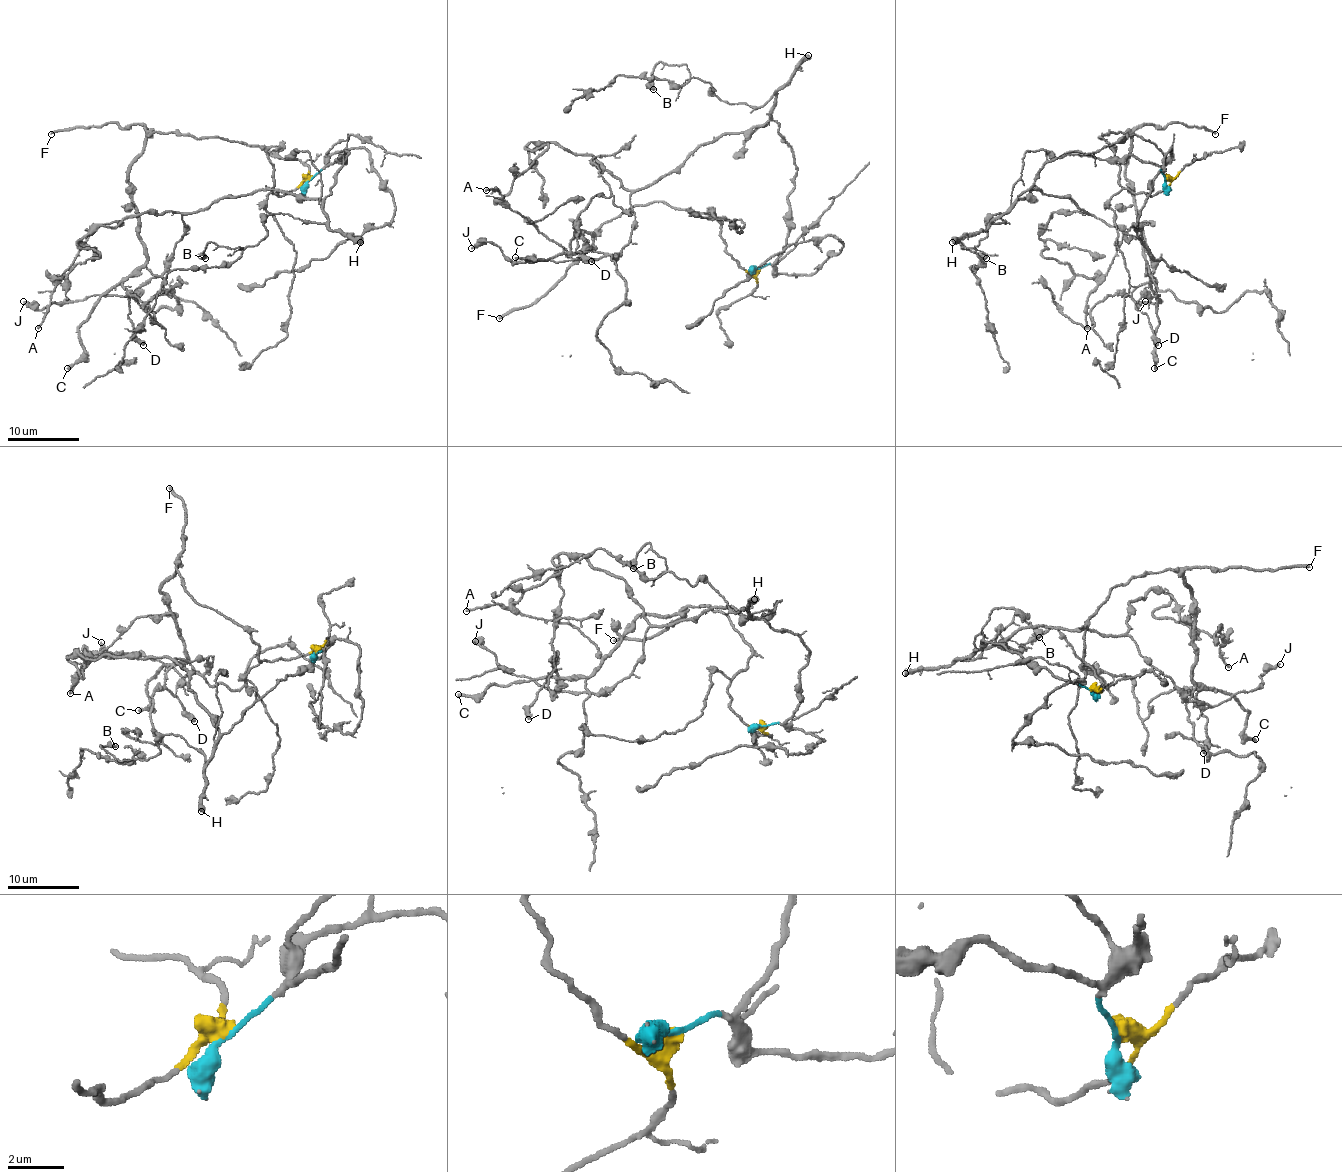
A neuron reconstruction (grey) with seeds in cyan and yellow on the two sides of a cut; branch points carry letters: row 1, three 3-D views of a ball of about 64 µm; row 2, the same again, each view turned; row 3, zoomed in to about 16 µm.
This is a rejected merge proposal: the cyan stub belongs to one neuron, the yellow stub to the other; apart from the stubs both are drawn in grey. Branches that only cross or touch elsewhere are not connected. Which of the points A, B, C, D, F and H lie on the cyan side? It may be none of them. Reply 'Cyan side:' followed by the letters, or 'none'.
Cyan side: A, B, H

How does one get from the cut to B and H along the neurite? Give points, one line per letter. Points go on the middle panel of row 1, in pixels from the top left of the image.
B: (758, 269), (788, 235), (797, 167), (770, 113), (776, 96), (727, 104), (685, 64), (658, 62), (653, 89)
H: (758, 269), (774, 262), (788, 235), (795, 172), (794, 151), (770, 109), (808, 55)

